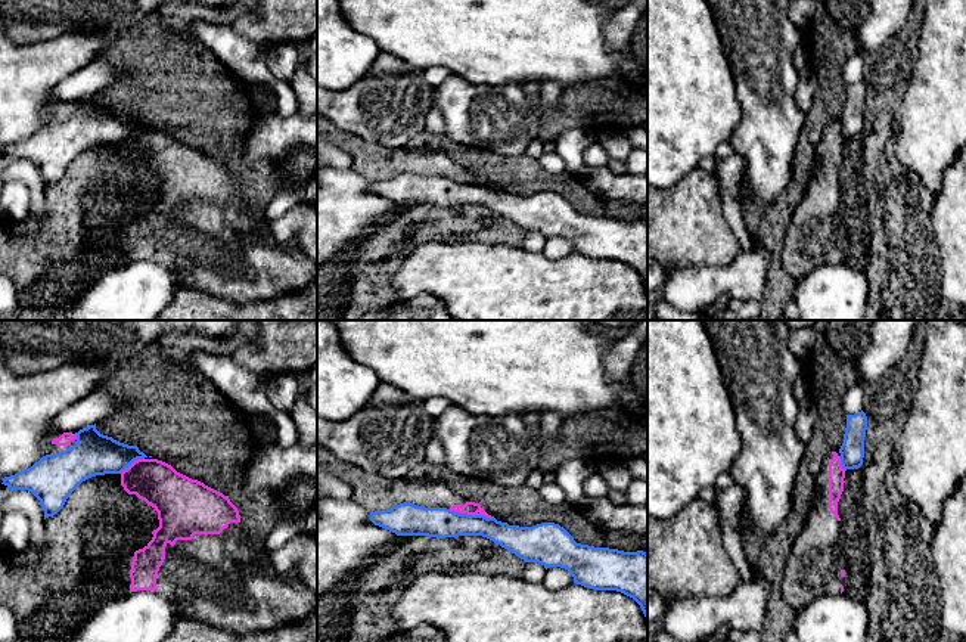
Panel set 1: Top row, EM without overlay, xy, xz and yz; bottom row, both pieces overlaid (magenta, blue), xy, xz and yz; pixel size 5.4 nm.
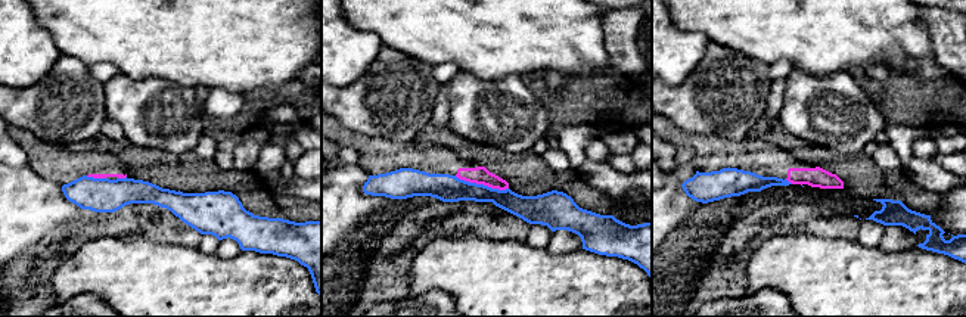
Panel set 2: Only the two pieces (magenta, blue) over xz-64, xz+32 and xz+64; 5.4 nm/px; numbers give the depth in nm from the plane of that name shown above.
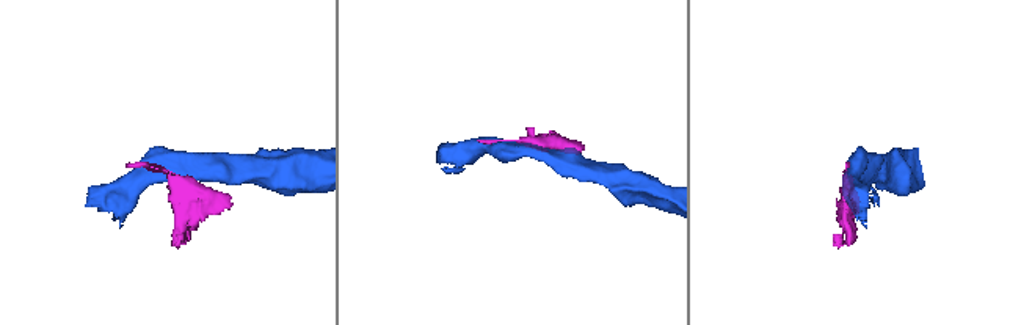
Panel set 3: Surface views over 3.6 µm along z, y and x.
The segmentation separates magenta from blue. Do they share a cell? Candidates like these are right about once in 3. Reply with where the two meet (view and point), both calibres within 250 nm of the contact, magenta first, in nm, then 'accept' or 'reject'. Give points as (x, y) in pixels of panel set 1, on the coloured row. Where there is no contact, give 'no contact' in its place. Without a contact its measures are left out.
meets magenta in xz at (471, 514); 80 nm thick on the magenta side, 170 nm on the other; reject

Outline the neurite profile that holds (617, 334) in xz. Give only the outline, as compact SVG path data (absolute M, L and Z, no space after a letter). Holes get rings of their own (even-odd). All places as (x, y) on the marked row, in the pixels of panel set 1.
M594 325L591 328L593 332L600 332L603 334L605 336L609 336L612 339L622 339L625 336L630 335L631 329L630 328L606 328L606 326L600 326L600 325Z

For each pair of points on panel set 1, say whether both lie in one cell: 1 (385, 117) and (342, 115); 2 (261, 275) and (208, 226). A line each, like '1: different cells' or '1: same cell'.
1: same cell
2: same cell

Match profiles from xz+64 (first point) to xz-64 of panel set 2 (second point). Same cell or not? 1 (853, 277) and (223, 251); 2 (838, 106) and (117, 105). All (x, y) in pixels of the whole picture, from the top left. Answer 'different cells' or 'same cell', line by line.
1: different cells
2: same cell

